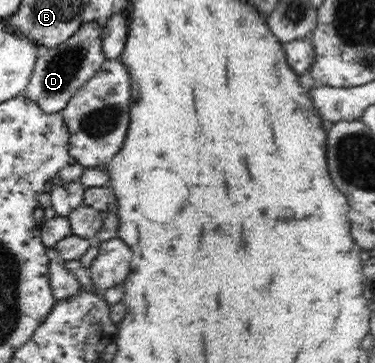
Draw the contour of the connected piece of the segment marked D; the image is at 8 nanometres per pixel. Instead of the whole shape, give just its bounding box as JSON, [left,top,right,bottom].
[24,20,108,114]

